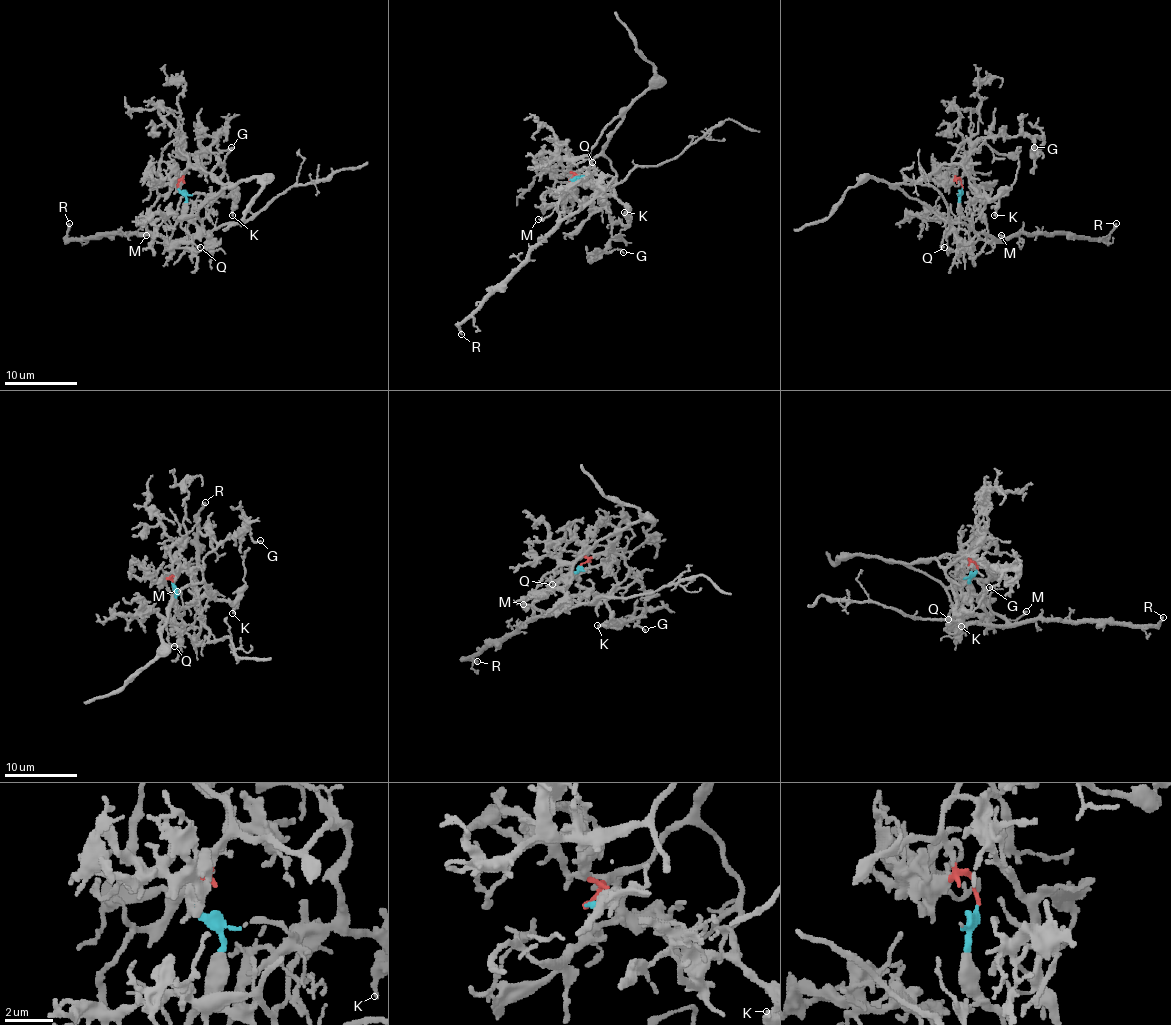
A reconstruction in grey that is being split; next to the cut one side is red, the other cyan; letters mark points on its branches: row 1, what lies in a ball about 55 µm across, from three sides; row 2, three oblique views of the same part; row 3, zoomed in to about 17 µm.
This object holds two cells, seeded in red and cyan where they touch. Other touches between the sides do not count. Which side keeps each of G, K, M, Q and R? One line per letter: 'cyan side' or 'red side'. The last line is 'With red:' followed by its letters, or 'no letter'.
G: red side
K: red side
M: cyan side
Q: red side
R: cyan side
With red: G, K, Q

